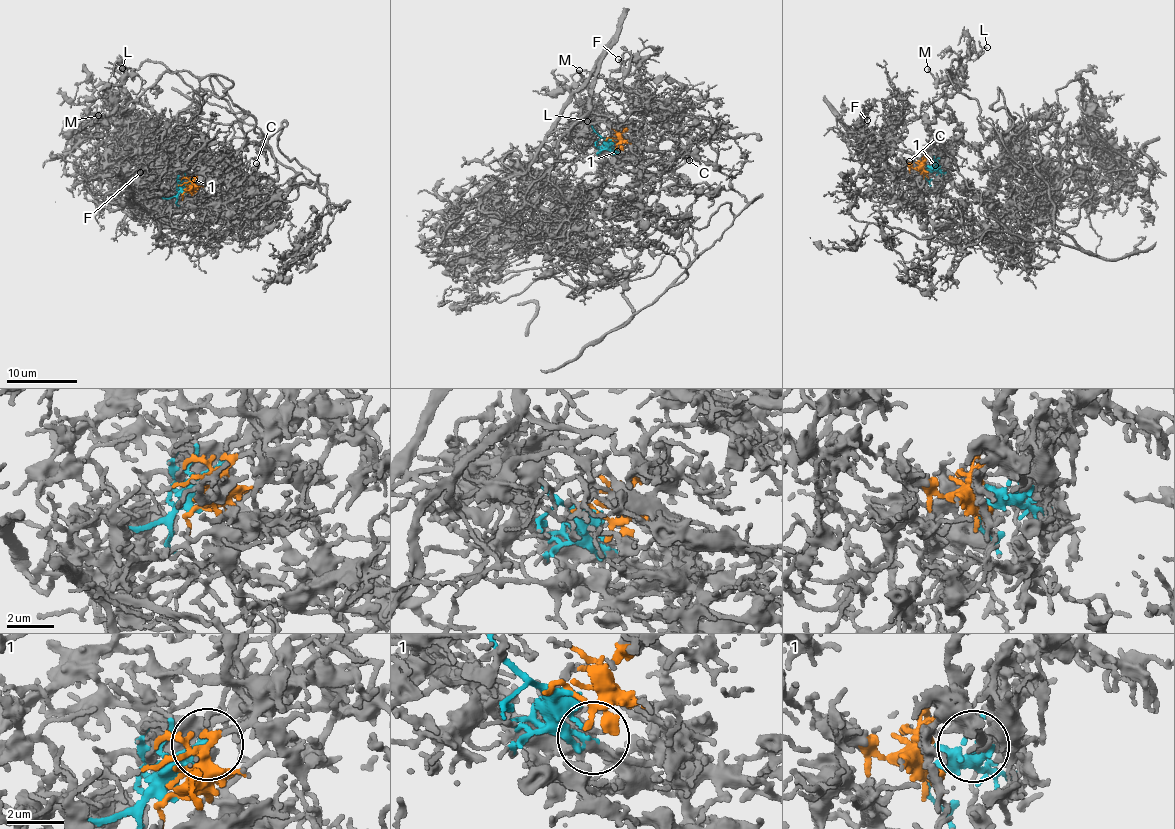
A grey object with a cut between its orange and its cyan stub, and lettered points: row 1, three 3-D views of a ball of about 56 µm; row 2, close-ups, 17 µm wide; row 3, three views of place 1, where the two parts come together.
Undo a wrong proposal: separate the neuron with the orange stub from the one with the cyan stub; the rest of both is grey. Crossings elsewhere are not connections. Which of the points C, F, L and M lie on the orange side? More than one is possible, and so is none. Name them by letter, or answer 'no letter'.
C, F

